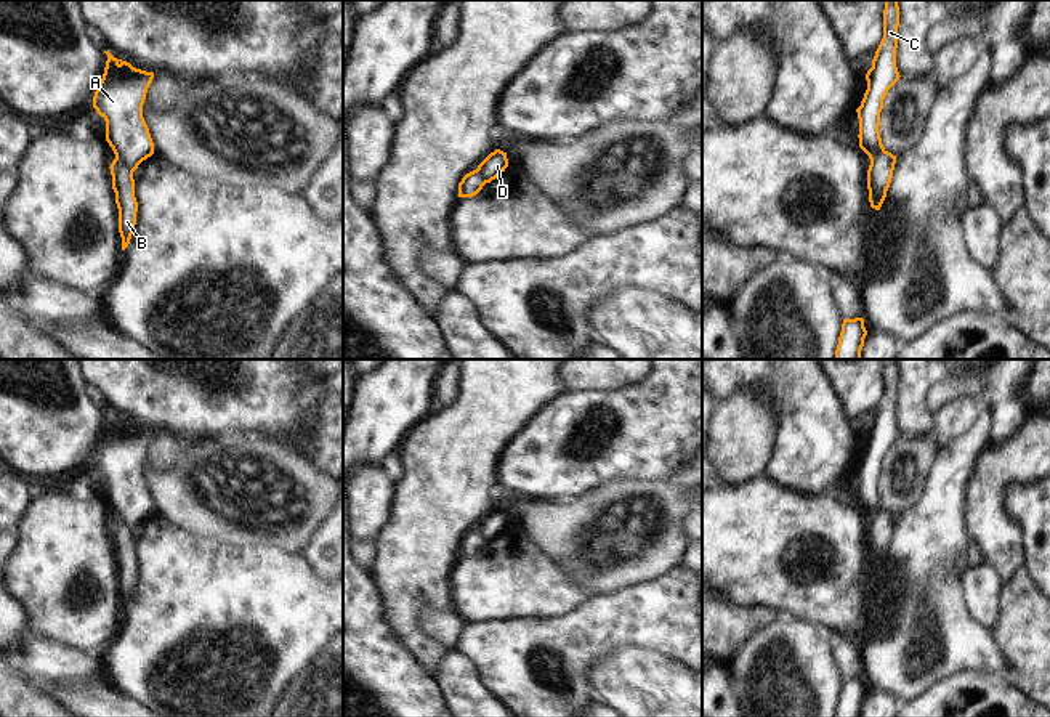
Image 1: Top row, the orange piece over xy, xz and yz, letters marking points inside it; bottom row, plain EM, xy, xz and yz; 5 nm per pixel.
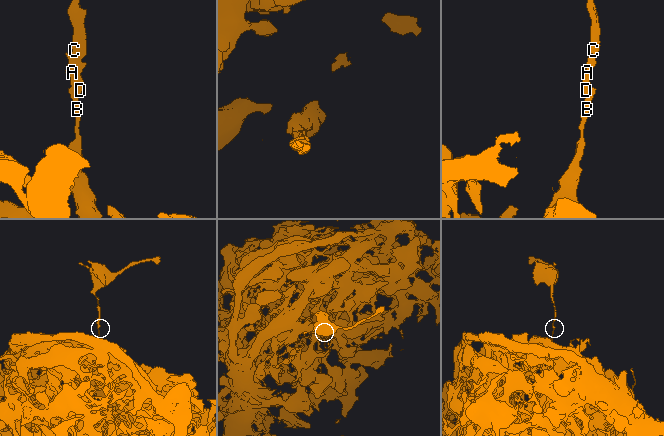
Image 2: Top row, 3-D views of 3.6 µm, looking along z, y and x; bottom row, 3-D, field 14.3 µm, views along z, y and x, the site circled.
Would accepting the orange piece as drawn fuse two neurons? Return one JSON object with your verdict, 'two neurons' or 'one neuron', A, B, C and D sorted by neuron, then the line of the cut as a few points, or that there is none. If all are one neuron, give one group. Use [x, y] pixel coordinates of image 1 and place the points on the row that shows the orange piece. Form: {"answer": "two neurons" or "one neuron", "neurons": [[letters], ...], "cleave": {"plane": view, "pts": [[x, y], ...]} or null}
{"answer": "two neurons", "neurons": [["A", "C", "D"], ["B"]], "cleave": {"plane": "xy", "pts": [[116, 156], [132, 172]]}}

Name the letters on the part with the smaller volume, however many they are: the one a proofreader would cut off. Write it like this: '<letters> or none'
A, C, D

